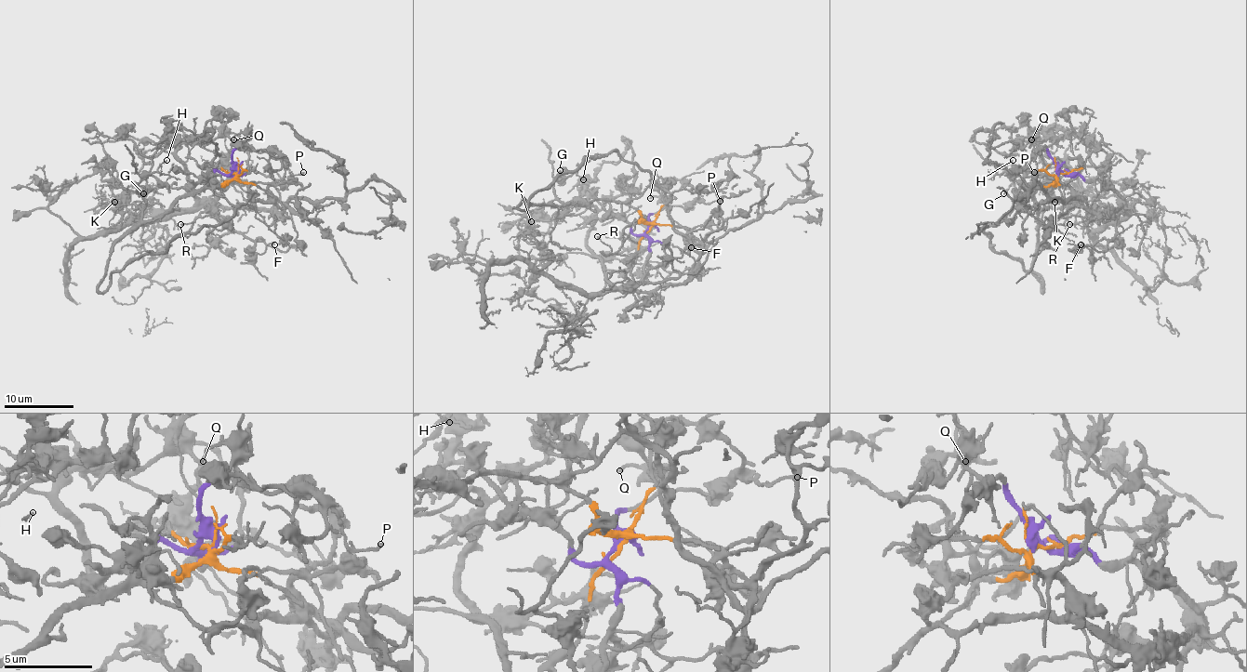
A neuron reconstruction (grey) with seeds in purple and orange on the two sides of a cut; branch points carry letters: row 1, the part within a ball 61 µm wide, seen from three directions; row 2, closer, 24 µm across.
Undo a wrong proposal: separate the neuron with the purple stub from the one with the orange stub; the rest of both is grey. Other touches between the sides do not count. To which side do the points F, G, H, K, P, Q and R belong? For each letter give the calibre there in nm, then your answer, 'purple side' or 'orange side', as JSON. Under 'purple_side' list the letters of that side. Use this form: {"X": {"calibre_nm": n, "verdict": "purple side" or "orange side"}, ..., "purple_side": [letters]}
{"F": {"calibre_nm": 170, "verdict": "purple side"}, "G": {"calibre_nm": 120, "verdict": "orange side"}, "H": {"calibre_nm": 130, "verdict": "orange side"}, "K": {"calibre_nm": 140, "verdict": "orange side"}, "P": {"calibre_nm": 190, "verdict": "purple side"}, "Q": {"calibre_nm": 150, "verdict": "purple side"}, "R": {"calibre_nm": 160, "verdict": "purple side"}, "purple_side": ["F", "P", "Q", "R"]}

